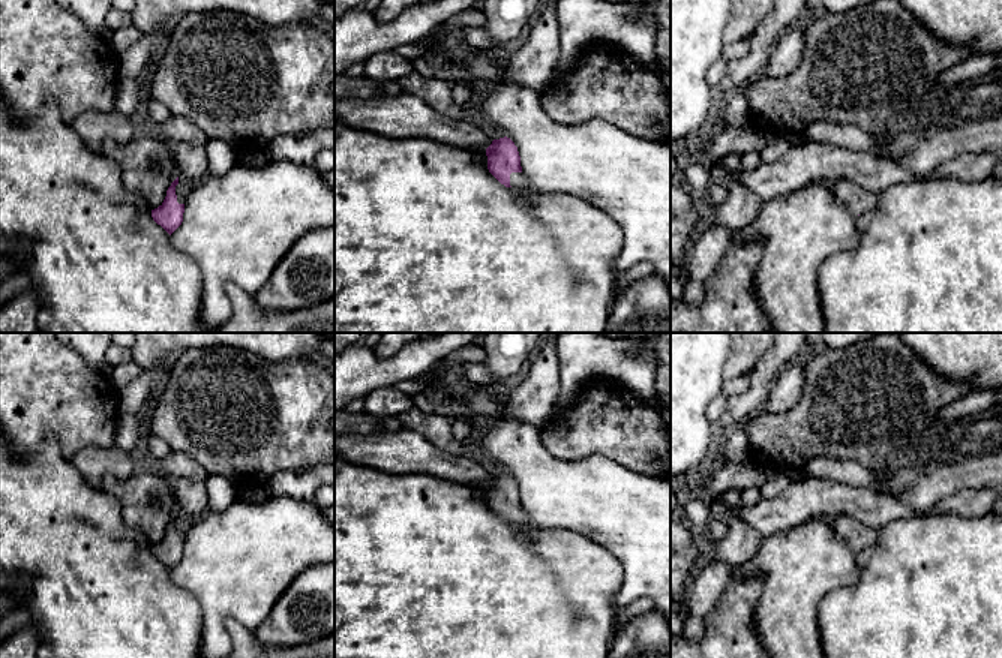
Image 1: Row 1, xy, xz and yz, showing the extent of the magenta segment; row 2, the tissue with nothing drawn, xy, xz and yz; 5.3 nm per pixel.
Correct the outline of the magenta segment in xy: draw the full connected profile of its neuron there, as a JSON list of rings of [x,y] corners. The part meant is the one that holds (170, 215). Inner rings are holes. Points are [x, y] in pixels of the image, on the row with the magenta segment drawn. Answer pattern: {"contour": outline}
{"contour": [[[177,177],[168,187],[164,202],[158,208],[152,210],[153,220],[160,225],[170,235],[183,222],[188,186],[188,183]]]}

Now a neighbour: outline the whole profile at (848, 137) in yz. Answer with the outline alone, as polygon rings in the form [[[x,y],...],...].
[[[828,120],[813,123],[807,132],[808,141],[834,144],[844,150],[874,153],[878,142],[873,133],[868,133],[854,124],[840,124]]]

